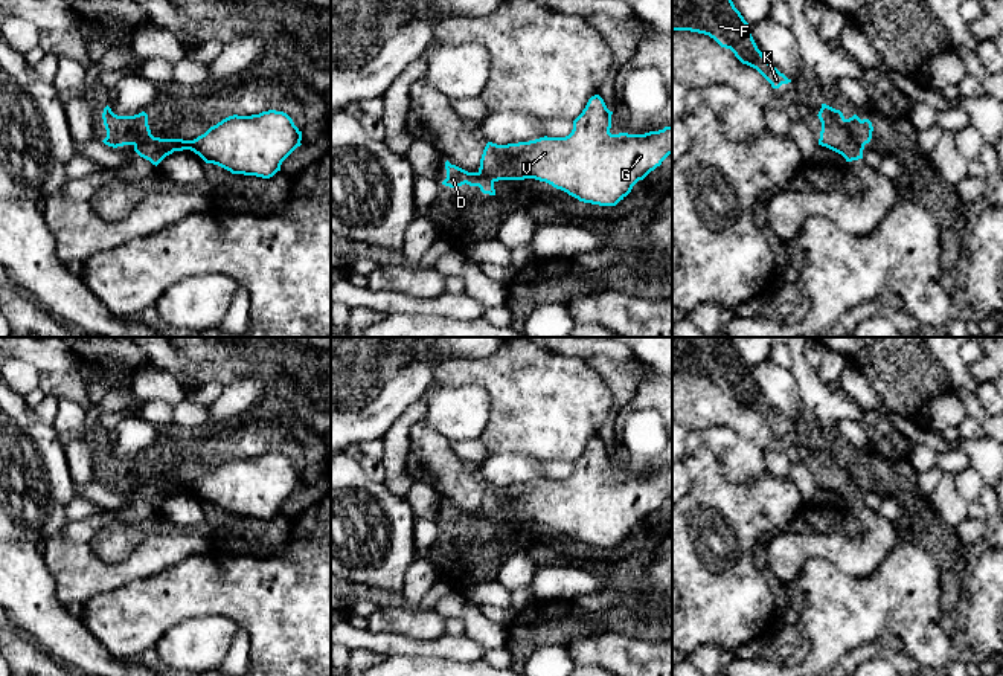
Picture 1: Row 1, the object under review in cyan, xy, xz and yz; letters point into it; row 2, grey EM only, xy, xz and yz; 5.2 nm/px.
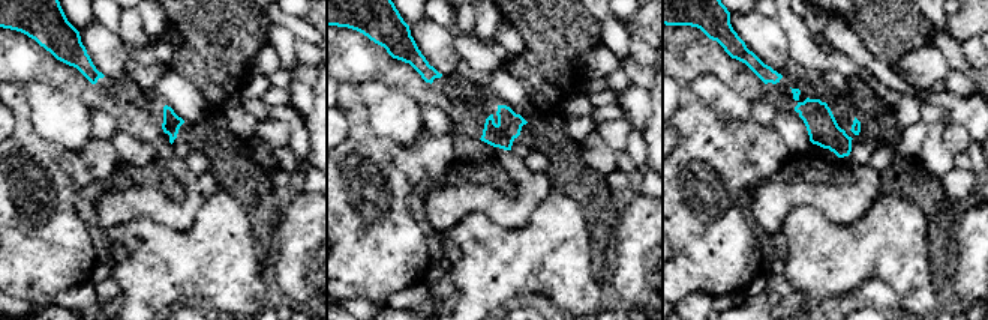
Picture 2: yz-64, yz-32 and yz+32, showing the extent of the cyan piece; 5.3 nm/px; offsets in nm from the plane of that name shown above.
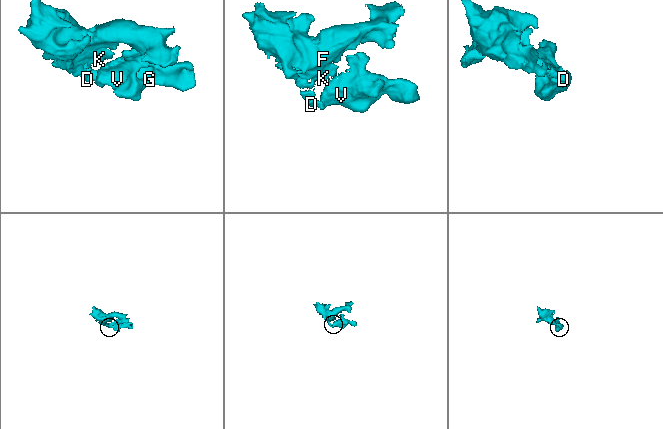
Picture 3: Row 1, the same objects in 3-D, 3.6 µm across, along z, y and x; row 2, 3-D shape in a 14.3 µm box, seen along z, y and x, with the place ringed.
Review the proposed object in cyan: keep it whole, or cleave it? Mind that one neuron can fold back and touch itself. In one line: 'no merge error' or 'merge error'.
merge error

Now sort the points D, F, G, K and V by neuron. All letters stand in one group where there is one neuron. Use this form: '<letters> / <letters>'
D F K / G V

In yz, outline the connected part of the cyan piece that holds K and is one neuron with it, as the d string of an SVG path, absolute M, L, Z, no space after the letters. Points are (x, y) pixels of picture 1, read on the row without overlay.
M672 337L672 372L691 372L709 377L721 389L756 410L773 430L791 424L758 391L748 365L735 349L730 337Z

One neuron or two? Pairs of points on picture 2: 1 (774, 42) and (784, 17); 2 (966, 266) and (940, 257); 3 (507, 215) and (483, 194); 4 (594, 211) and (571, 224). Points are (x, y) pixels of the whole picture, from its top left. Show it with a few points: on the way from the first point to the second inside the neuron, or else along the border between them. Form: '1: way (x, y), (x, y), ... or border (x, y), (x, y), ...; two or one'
1: border (777, 18), (786, 35), (790, 57); two
2: border (952, 259), (948, 278); two
3: way (501, 209), (489, 200); one
4: border (559, 191), (582, 209), (591, 250); two

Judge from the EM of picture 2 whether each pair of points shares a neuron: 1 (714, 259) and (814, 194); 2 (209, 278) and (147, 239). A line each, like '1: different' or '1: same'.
1: different
2: same

